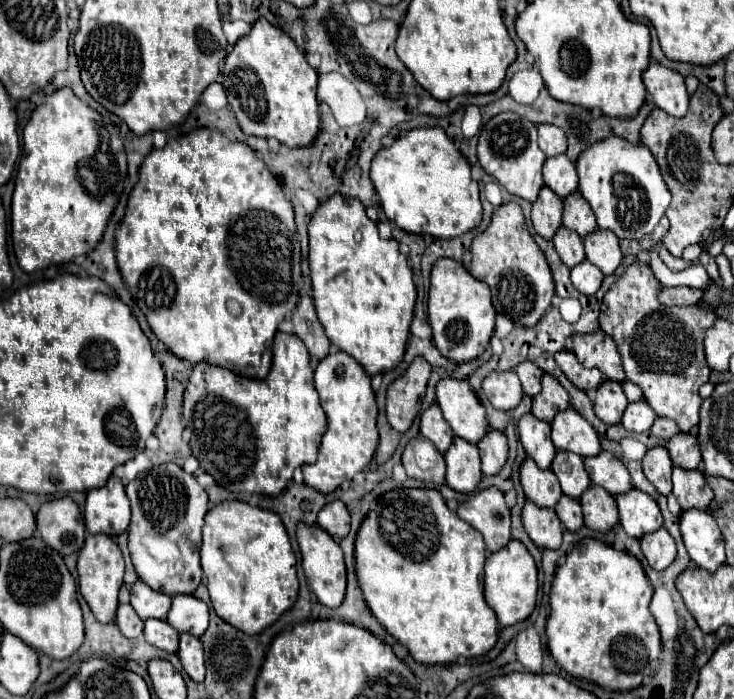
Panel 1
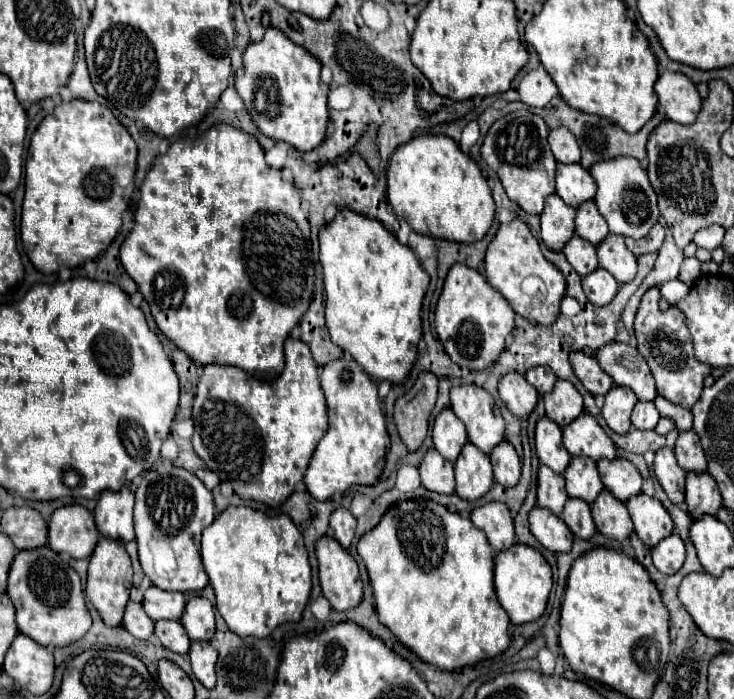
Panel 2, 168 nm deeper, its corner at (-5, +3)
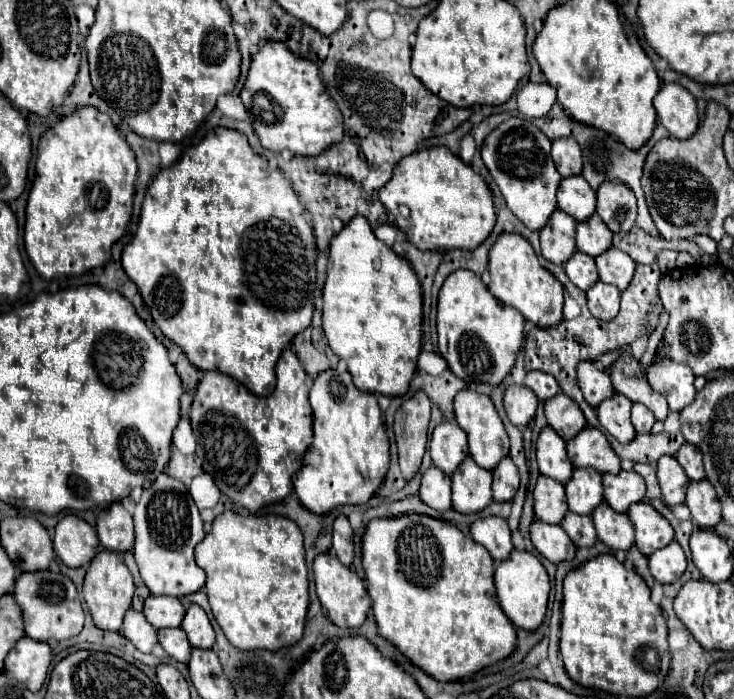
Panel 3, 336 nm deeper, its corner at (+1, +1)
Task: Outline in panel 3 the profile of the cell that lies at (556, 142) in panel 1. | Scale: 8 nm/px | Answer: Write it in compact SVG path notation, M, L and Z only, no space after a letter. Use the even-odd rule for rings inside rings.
M572 138L552 140L552 158L562 178L582 172L582 152Z

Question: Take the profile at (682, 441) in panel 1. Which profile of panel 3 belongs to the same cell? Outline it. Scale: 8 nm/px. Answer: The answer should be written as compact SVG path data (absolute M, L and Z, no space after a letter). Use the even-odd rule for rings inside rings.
M684 444L678 454L676 460L680 462L680 466L684 468L686 476L690 480L702 480L704 478L704 466L702 466L702 454L698 452L698 448L694 448L694 444Z

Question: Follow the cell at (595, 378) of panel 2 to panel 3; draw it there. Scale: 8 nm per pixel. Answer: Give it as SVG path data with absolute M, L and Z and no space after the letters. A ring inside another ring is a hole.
M592 362L578 364L578 382L584 392L584 400L598 408L598 404L610 396L614 396L614 386L610 382L610 376L602 370L598 370Z

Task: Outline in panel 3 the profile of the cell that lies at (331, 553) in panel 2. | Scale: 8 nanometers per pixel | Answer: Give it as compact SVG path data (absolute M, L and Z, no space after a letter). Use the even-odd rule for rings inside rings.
M320 554L314 560L314 582L318 598L332 624L340 628L358 628L364 624L364 620L372 610L372 600L364 588L362 578L354 570L342 566L342 562L332 554Z

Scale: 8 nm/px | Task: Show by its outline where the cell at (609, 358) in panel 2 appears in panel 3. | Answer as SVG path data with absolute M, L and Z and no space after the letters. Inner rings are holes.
M624 354L610 370L610 378L614 390L624 394L632 402L640 402L652 410L656 420L666 420L668 416L668 402L662 394L654 392L640 370L640 362L632 354Z

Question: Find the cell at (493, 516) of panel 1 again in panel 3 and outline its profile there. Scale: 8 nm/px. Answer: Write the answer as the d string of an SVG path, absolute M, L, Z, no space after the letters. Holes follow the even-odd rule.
M488 516L488 518L476 520L470 526L470 534L472 534L474 542L482 544L490 552L490 556L494 558L496 564L506 560L514 548L512 540L510 540L508 522L498 516Z

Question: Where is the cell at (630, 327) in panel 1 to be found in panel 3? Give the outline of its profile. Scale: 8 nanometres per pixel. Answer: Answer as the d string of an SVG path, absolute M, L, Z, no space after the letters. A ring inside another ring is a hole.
M664 360L662 364L654 364L648 370L648 384L666 396L670 410L680 412L686 404L694 400L694 374L684 364L676 364L672 360Z

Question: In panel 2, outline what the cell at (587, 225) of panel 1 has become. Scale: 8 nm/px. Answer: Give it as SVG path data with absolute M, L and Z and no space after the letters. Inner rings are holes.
M592 200L576 206L576 234L594 246L608 234L608 226Z

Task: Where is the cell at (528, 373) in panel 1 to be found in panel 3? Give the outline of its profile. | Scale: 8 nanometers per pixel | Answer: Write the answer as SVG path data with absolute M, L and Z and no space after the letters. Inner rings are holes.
M540 370L528 372L526 378L524 378L524 386L528 386L540 400L548 400L548 398L552 398L560 392L556 378L552 374L546 374L546 372L540 372Z

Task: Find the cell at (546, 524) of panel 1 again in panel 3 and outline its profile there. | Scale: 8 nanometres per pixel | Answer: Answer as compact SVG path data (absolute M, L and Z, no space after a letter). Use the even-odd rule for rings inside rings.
M534 520L530 526L530 538L532 538L534 548L546 560L550 560L554 564L574 560L576 544L566 536L566 532L560 526Z

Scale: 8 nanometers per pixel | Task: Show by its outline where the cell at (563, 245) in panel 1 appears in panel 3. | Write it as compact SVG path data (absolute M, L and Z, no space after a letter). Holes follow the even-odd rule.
M576 252L566 264L566 274L568 278L580 288L580 290L588 290L592 288L592 284L598 282L598 270L596 270L596 264L594 264L594 258L582 254L582 252Z

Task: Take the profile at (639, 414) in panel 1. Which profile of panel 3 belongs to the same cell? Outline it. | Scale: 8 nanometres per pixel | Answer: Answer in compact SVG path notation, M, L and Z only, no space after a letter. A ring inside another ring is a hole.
M634 404L632 406L632 424L634 424L636 432L640 432L640 434L642 432L650 432L654 422L656 422L654 414L646 406L642 406L642 404Z

